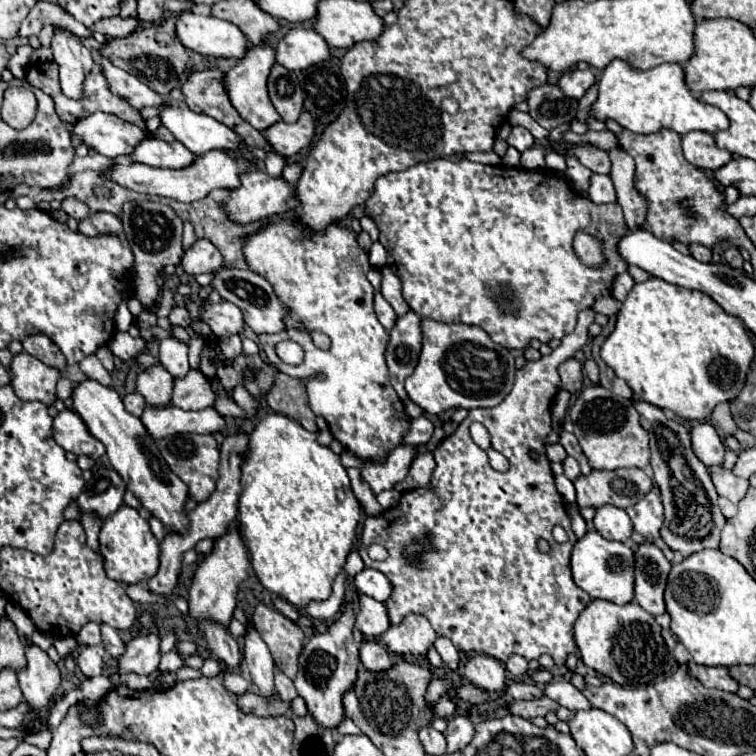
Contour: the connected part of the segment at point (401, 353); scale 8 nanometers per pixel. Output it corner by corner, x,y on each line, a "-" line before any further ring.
409,311
407,315
395,321
395,327
389,331
389,345
387,345
387,365
391,375
391,385
401,397
407,401
407,391
403,387
405,379
413,373
419,351
421,351
421,319
417,313

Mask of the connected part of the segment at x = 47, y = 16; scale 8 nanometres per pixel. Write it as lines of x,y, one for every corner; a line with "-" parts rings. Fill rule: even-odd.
37,3
29,15
25,17
25,21
21,23
21,31
19,35
21,37
31,37
31,35
39,35
39,31
45,27
45,25
61,25
65,27
67,31
79,35
79,37
91,37
93,31
87,29
83,23
75,21
69,13
65,13
59,5
53,5
53,3

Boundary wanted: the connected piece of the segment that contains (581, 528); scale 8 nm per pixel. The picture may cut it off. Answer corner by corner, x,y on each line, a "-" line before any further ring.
567,503
567,513
571,517
571,525
573,525
573,533
581,539
585,535
585,519
579,515
577,505
575,503

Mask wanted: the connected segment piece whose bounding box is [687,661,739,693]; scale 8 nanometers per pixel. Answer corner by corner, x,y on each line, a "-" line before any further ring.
689,661
687,665
689,665
689,673
693,677
697,677
705,687
715,687
721,691
737,693
739,683
729,675
727,667
703,667
703,665
697,665
693,661

